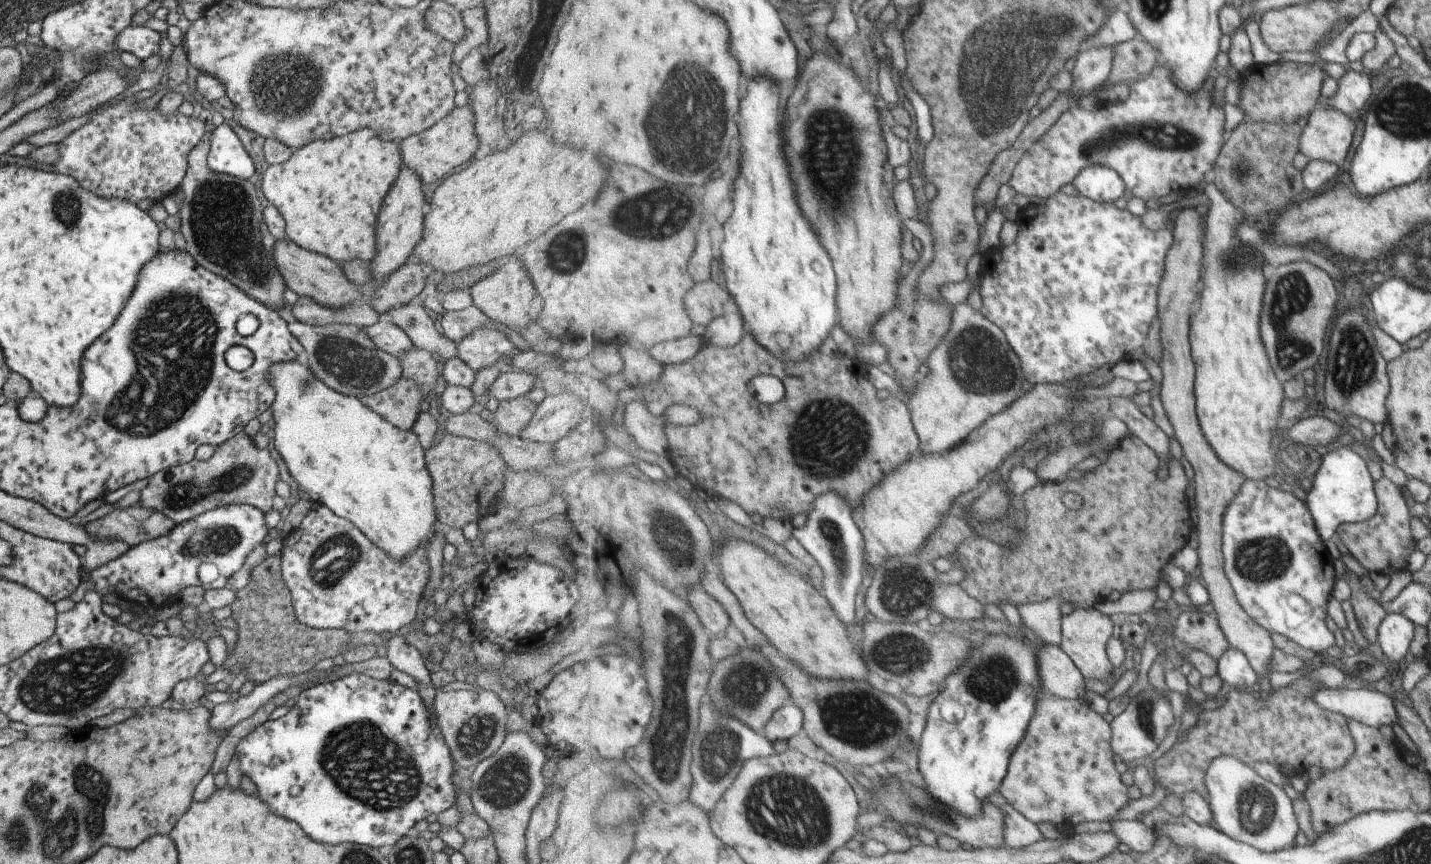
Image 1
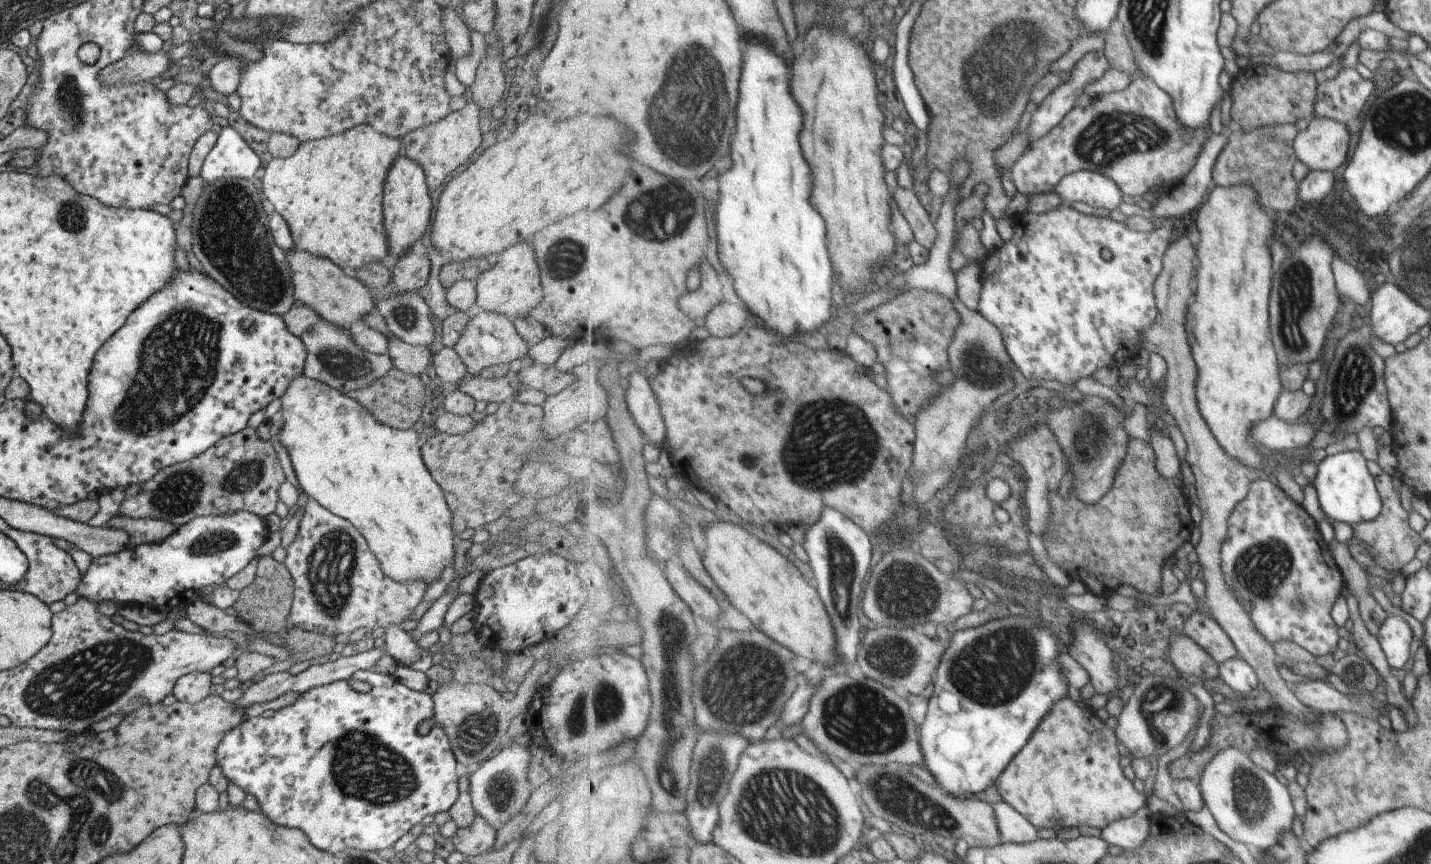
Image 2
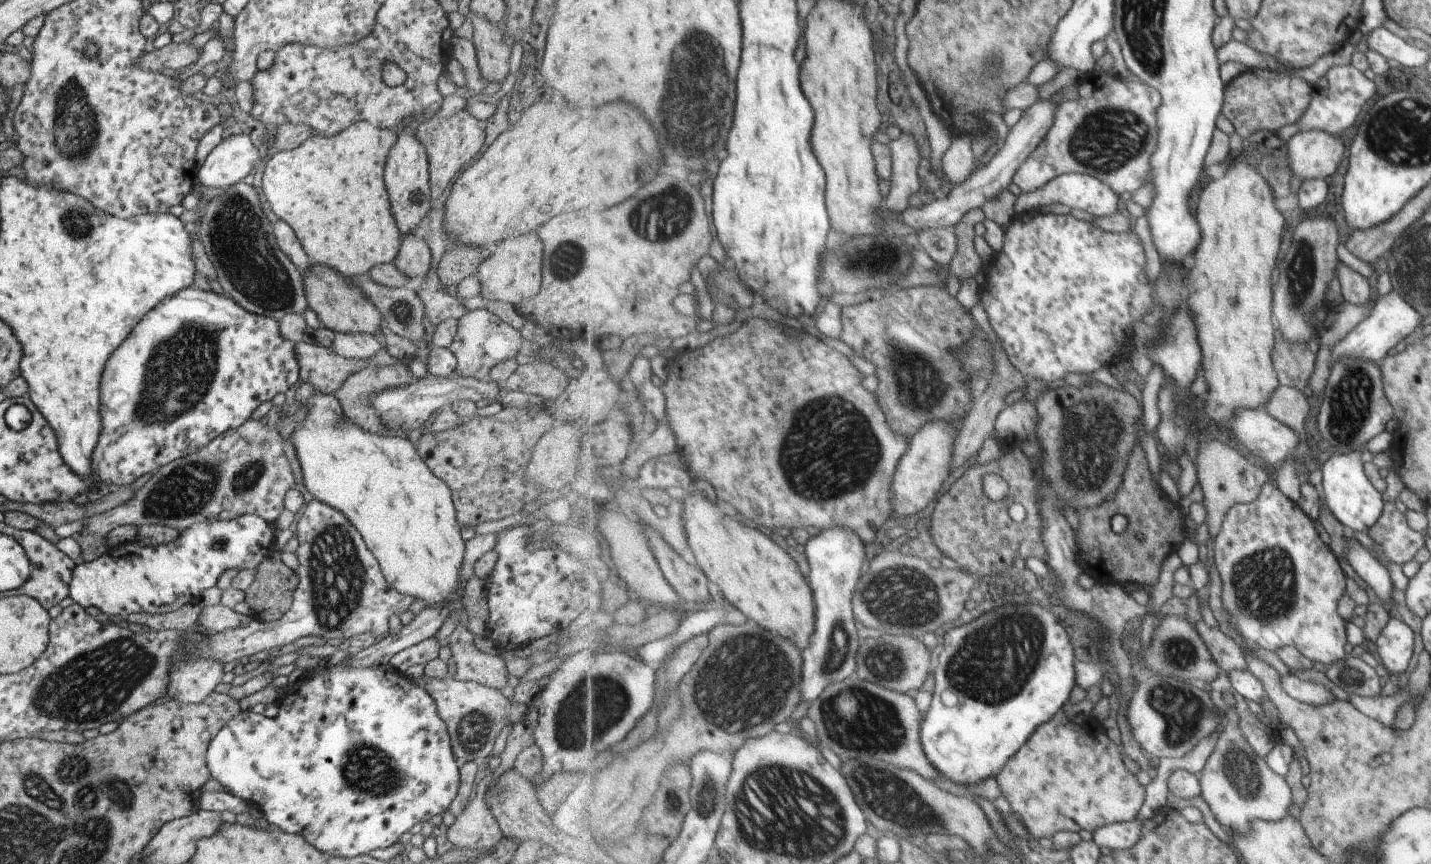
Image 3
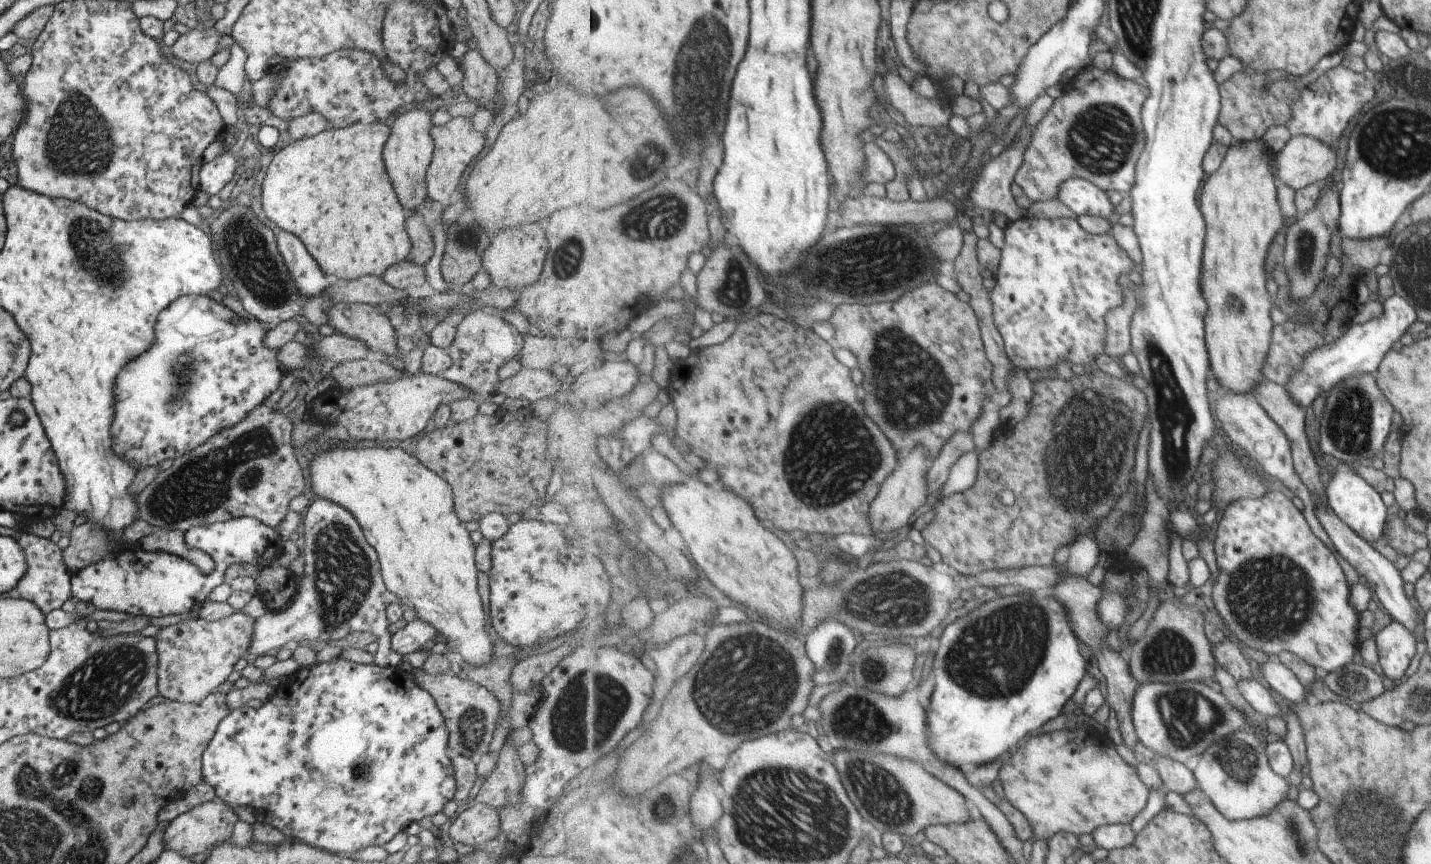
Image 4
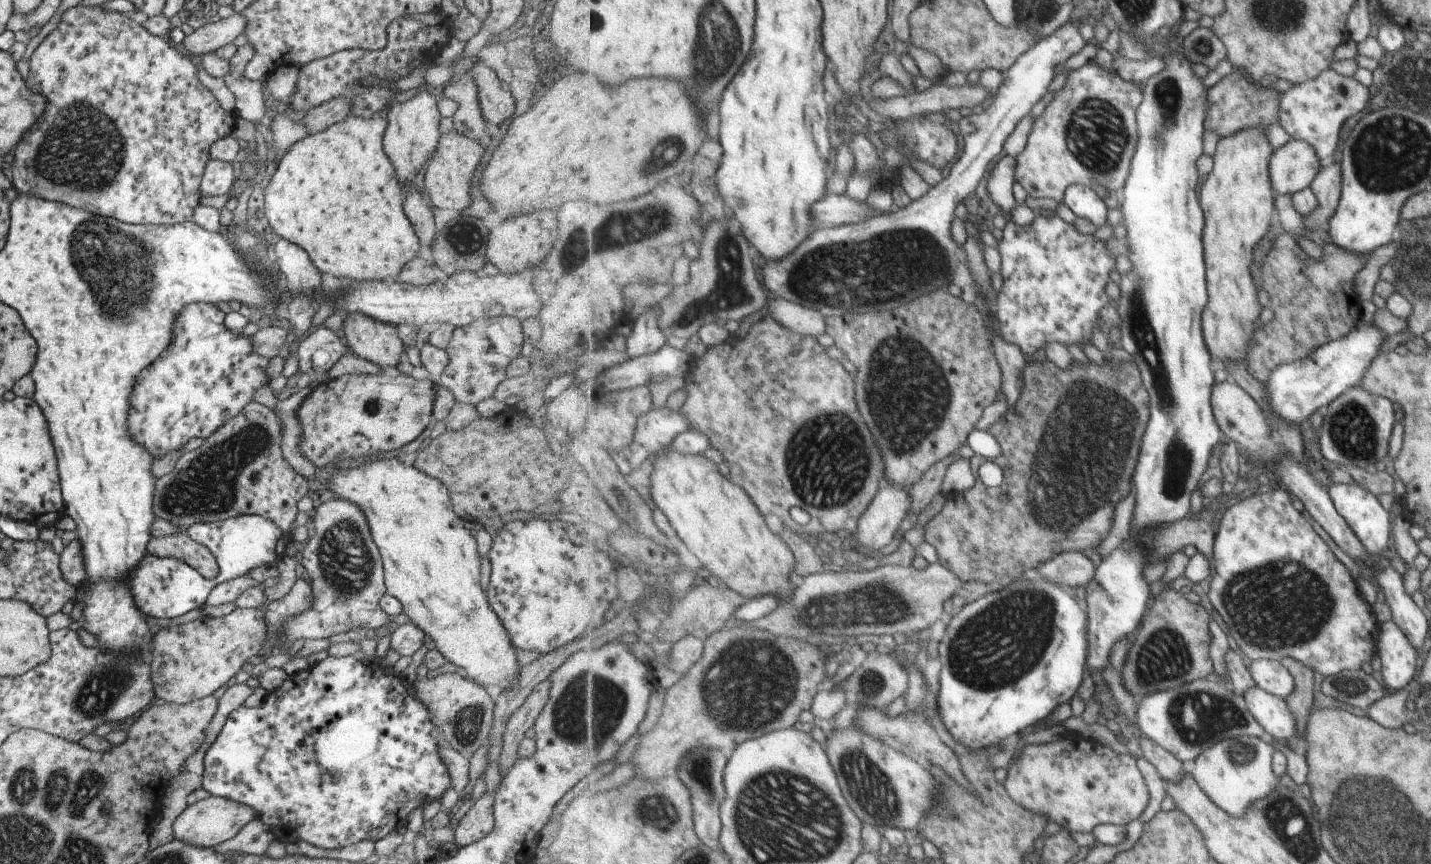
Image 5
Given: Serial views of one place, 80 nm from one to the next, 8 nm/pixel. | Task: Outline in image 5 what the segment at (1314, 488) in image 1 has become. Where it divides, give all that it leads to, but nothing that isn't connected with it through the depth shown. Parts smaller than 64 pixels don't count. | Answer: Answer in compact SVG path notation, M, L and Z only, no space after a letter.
M1356 482L1354 484L1333 483L1328 488L1328 497L1329 500L1332 500L1337 514L1341 516L1347 523L1347 526L1353 531L1358 542L1365 547L1368 556L1379 558L1377 554L1381 554L1387 548L1387 544L1389 544L1389 514L1375 500L1375 495L1372 495Z

